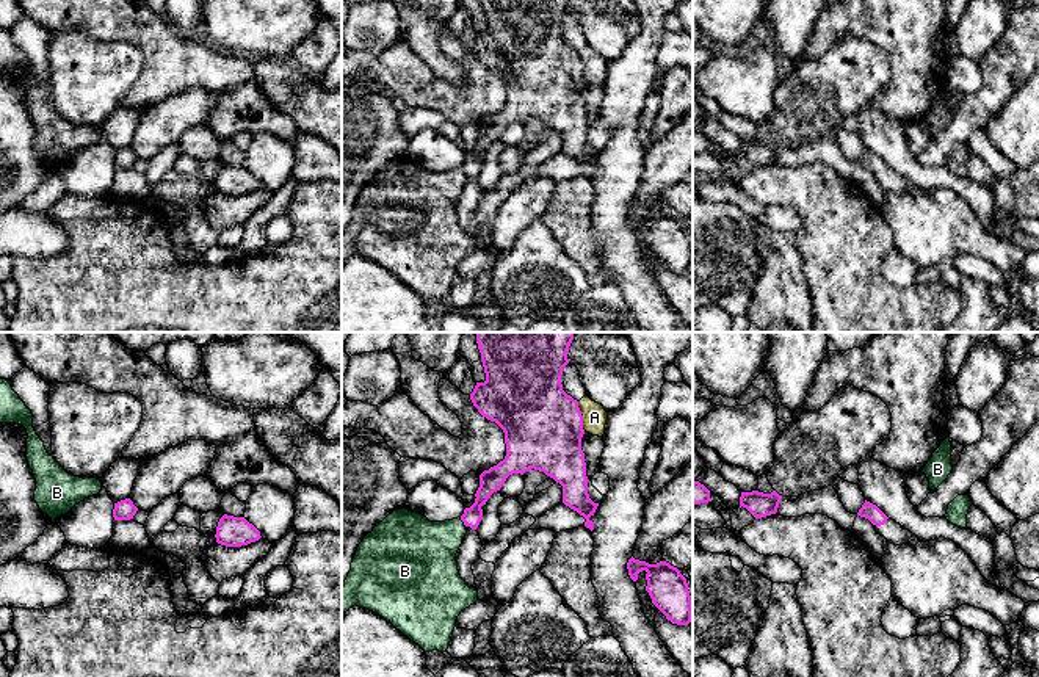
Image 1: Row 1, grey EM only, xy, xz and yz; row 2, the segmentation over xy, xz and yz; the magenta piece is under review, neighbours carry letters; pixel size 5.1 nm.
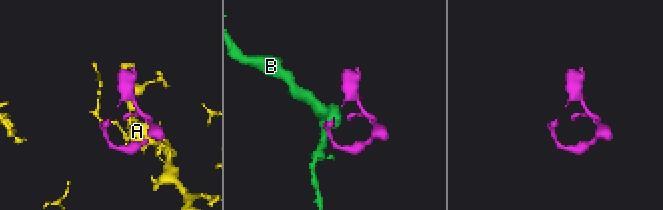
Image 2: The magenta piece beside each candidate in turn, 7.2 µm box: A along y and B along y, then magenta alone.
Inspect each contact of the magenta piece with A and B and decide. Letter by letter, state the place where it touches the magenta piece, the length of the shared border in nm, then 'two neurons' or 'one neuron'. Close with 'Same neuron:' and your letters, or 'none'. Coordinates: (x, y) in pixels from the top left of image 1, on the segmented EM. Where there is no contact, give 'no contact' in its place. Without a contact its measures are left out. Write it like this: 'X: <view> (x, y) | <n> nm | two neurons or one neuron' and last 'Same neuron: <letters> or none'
A: xz (582, 416) | 160 nm | two neurons
B: xz (463, 521) | 60 nm | two neurons
Same neuron: none

